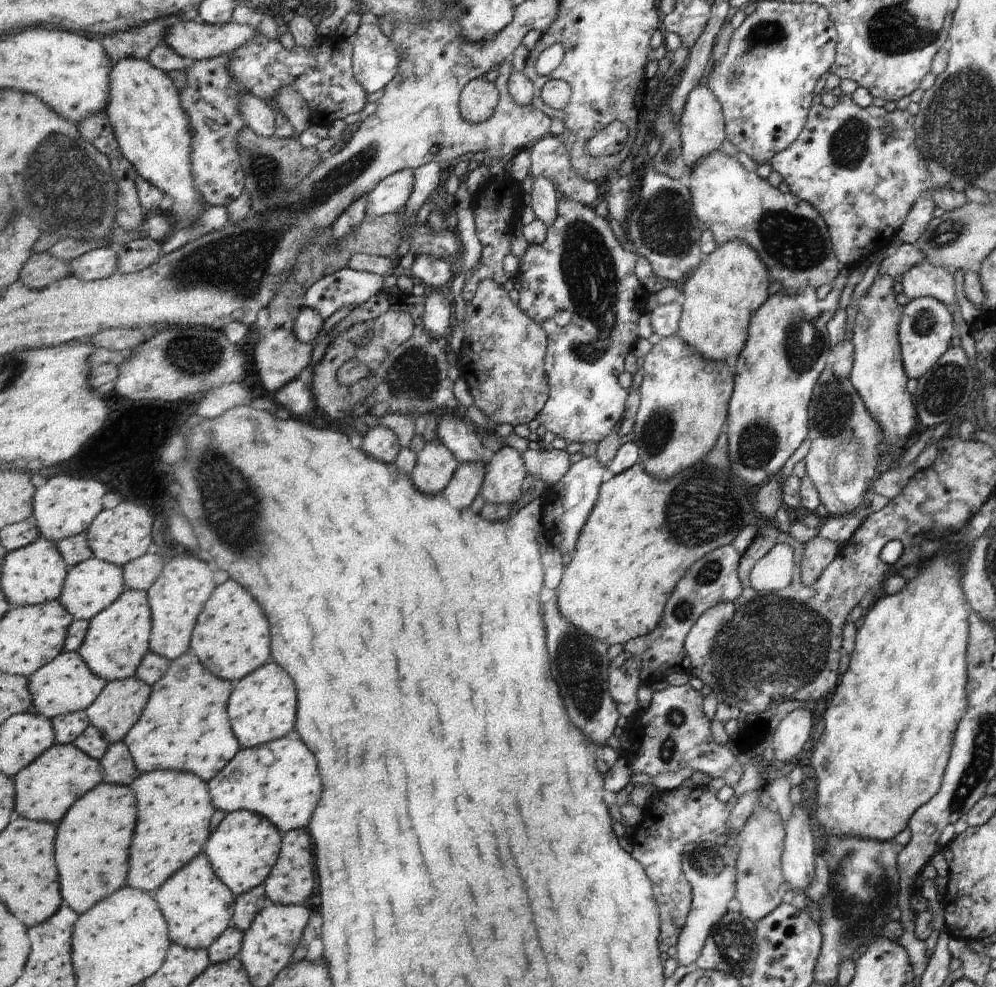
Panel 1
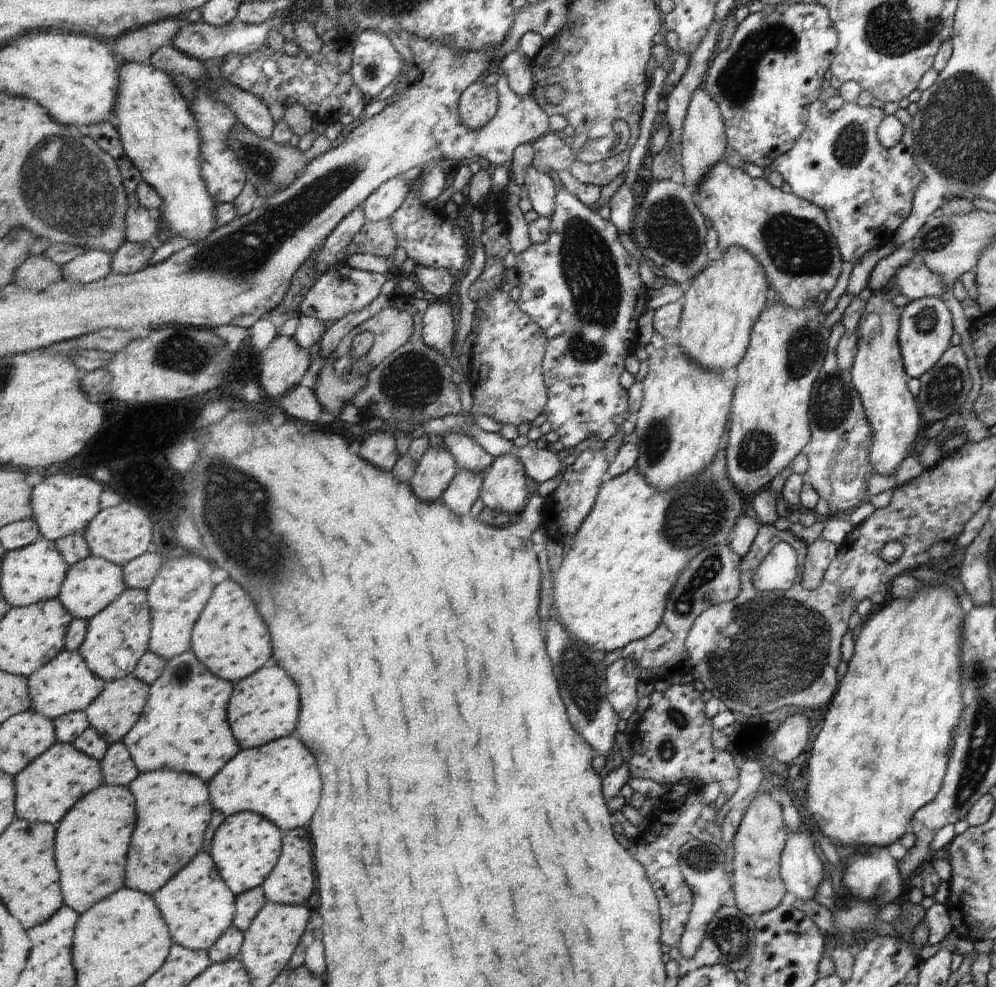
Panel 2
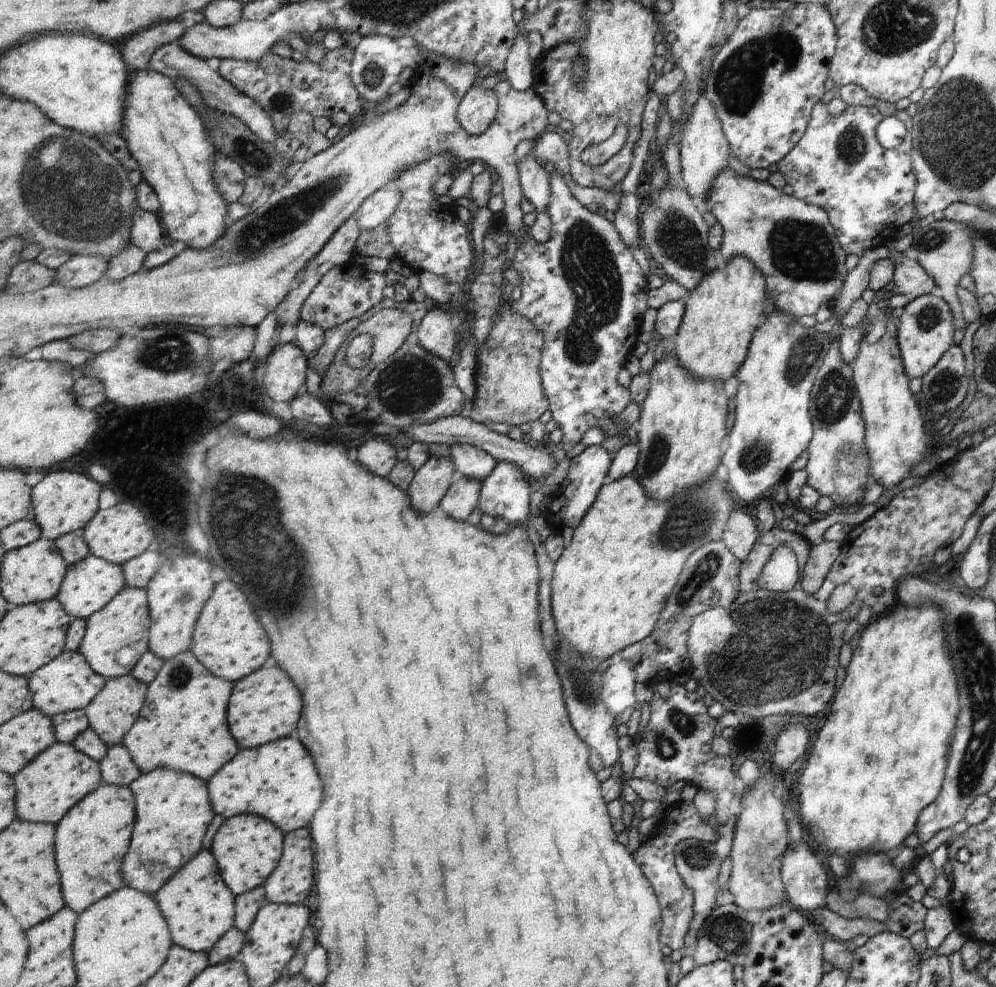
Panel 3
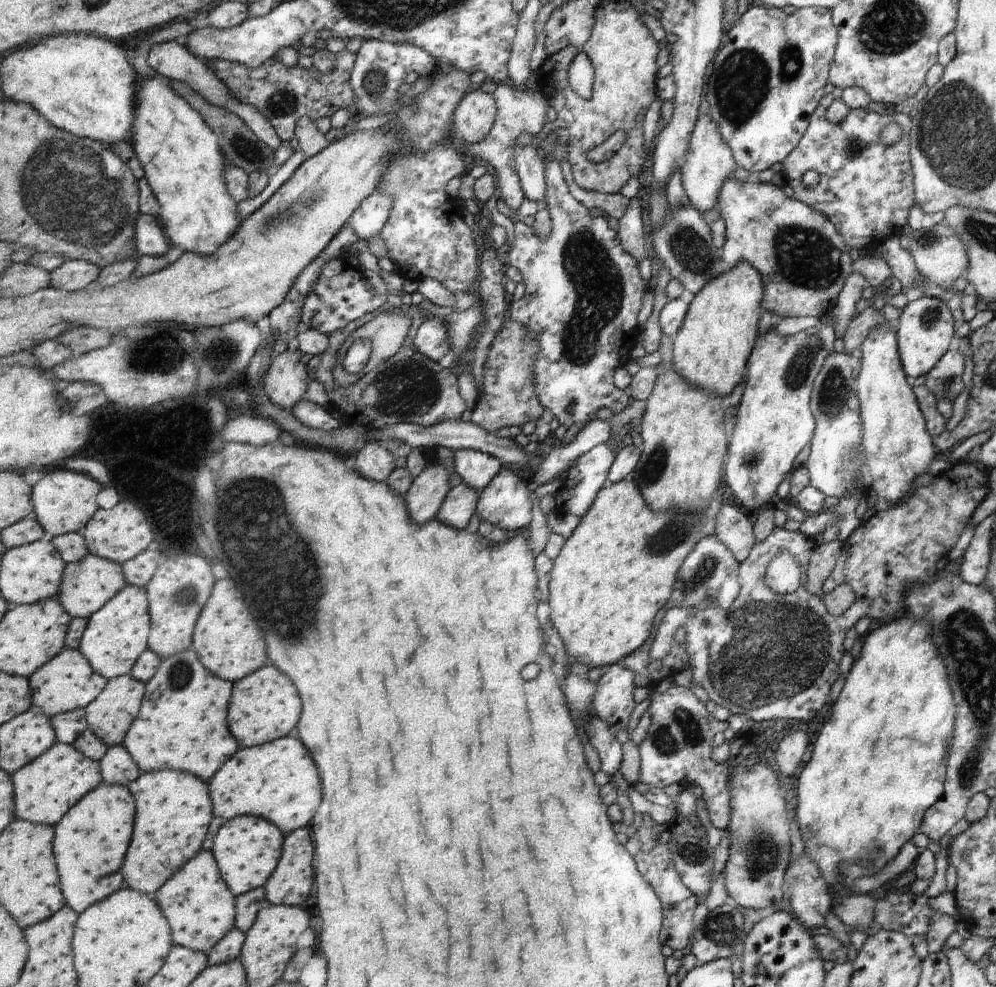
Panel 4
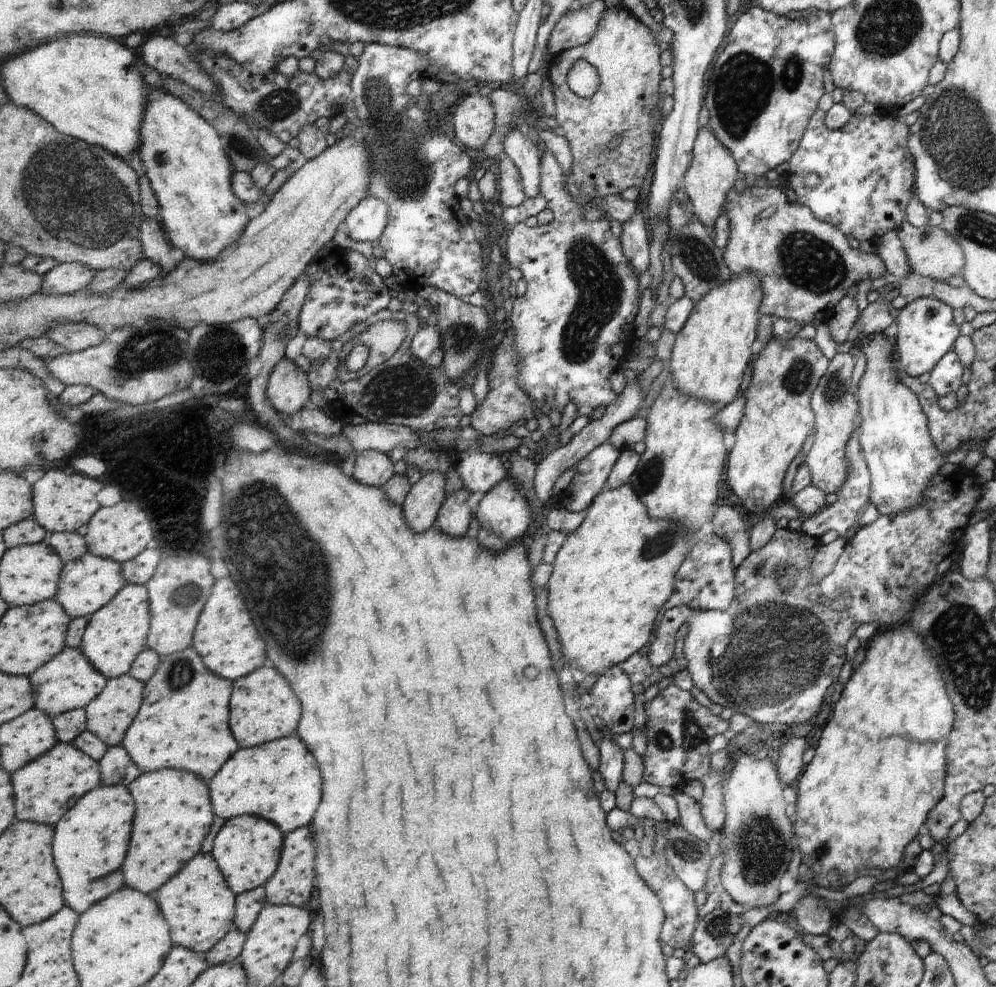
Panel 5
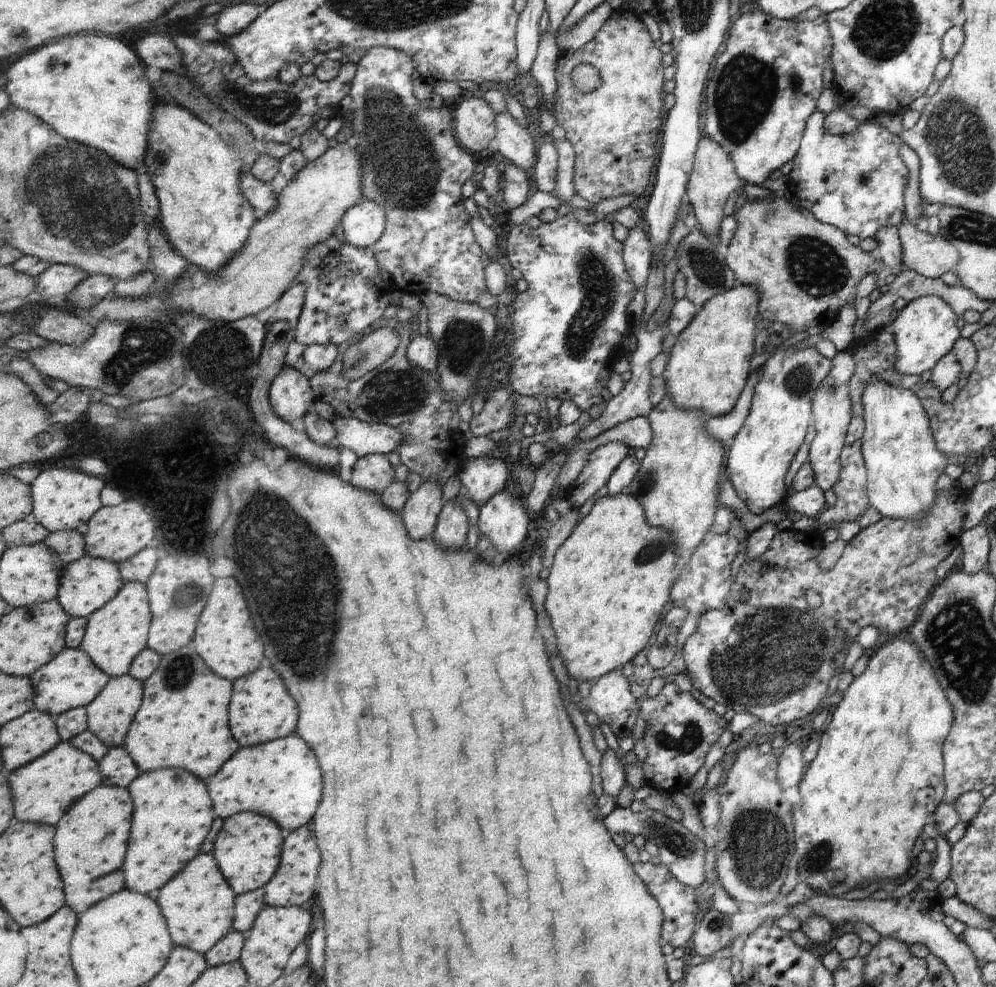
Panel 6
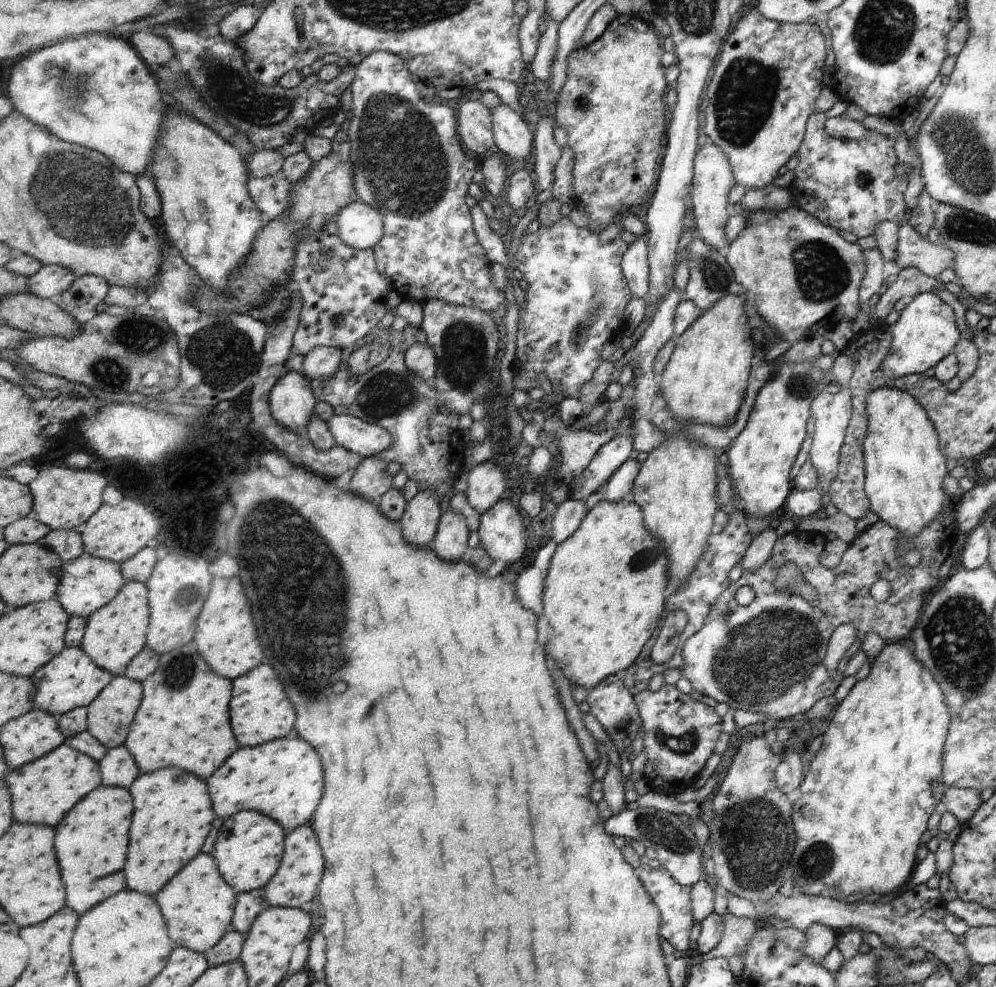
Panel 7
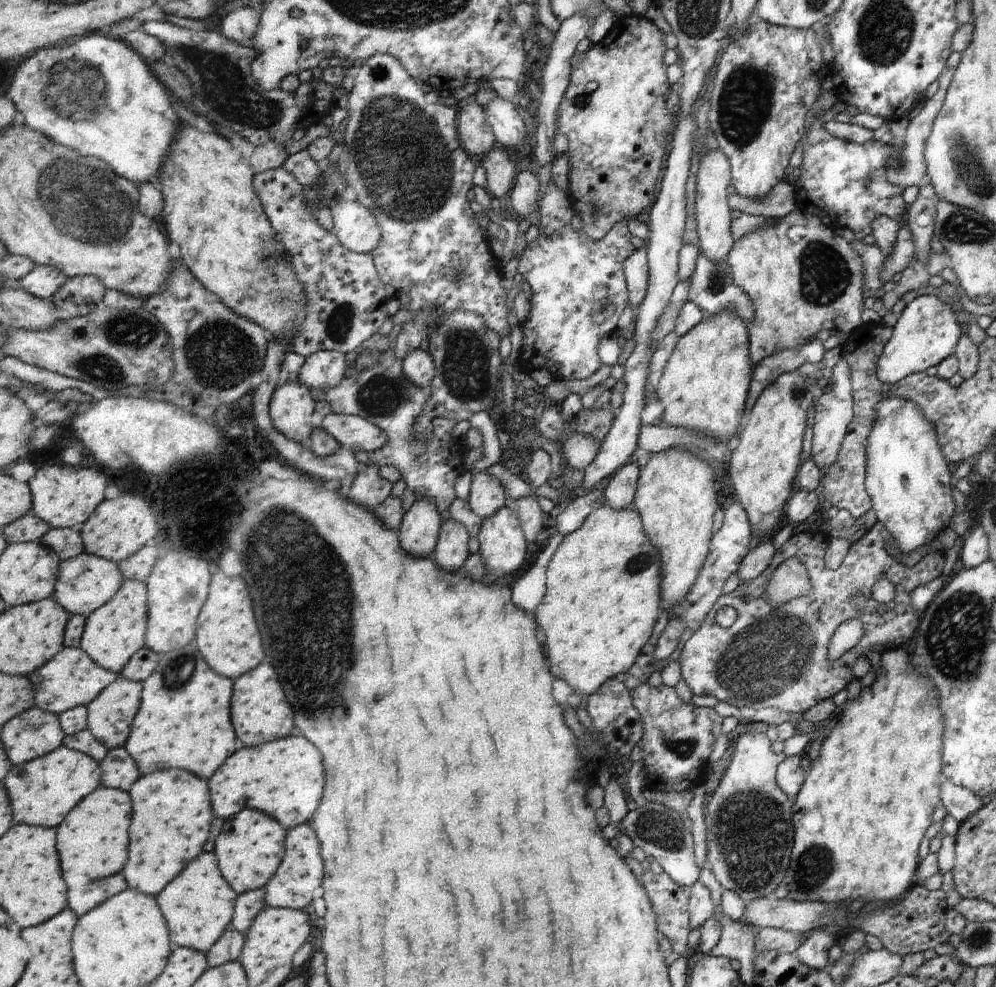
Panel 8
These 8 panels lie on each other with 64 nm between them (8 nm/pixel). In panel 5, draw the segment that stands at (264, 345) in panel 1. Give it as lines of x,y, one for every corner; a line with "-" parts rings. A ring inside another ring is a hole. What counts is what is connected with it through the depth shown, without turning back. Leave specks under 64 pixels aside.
286,358
274,372
269,385
269,400
279,411
290,417
311,405
314,394
308,370
298,360

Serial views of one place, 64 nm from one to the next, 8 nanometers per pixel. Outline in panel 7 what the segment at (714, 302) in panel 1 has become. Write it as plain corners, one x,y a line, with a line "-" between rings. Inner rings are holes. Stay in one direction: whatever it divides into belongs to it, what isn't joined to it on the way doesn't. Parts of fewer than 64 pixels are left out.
725,296
714,307
704,310
698,322
694,322
676,344
676,350
672,353
670,364
663,374
662,394
667,401
667,406
678,416
682,422
708,424
716,428
724,428
734,422
740,404
744,400
744,392
750,378
750,366
752,366
752,336
748,326
747,307
750,296

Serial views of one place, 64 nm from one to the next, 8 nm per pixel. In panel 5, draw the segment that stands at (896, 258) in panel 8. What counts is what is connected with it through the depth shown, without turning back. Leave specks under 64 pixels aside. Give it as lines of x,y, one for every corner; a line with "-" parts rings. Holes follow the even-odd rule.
904,222
896,232
902,242
902,249
906,252
906,258
908,258
908,264
912,271
931,280
945,283
952,276
961,274
965,264
964,252
960,248
960,244
949,238
942,228
928,225
923,228
914,228

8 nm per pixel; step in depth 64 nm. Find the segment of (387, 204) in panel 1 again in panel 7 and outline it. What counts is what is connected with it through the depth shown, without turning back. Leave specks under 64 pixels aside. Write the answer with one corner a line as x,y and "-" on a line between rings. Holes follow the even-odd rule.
360,199
344,208
336,221
346,244
360,251
377,247
386,236
385,213

